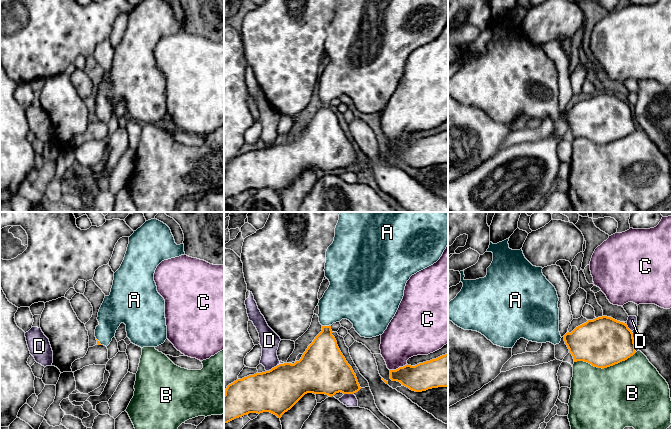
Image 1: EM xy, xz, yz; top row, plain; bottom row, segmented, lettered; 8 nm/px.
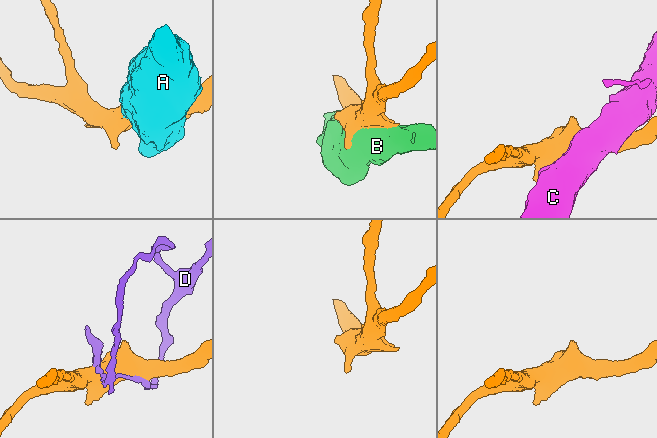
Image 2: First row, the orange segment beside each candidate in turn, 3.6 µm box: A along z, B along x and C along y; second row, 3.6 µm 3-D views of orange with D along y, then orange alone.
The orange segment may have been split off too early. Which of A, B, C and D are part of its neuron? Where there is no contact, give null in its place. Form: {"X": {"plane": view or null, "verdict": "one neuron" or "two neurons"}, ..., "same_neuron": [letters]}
{"A": {"plane": "xz", "verdict": "one neuron"}, "B": {"plane": "yz", "verdict": "two neurons"}, "C": {"plane": "xz", "verdict": "two neurons"}, "D": {"plane": "xz", "verdict": "two neurons"}, "same_neuron": ["A"]}

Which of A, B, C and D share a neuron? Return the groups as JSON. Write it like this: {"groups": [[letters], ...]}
{"groups": [["A"], ["B"], ["C"], ["D"]]}

